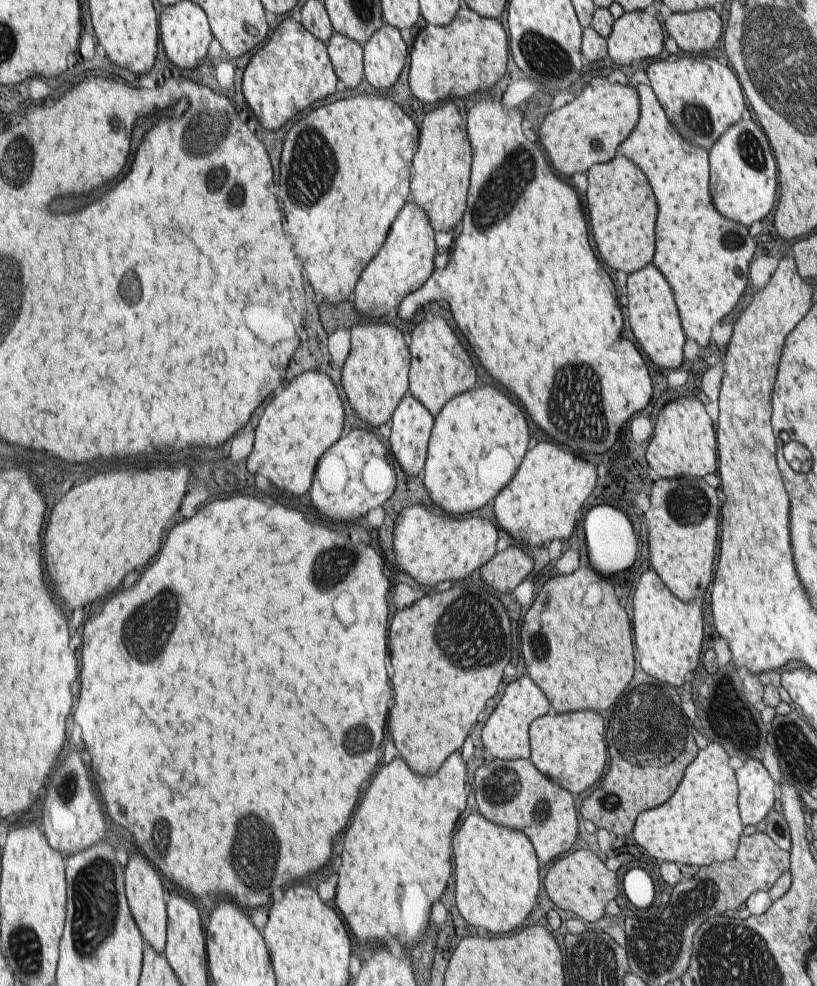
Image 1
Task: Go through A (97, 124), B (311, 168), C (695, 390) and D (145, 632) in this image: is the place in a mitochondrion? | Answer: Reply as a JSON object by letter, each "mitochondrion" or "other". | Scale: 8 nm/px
{"A":"other","B":"mitochondrion","C":"other","D":"mitochondrion"}

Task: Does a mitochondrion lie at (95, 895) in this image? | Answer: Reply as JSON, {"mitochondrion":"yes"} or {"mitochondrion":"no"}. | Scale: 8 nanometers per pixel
{"mitochondrion":"yes"}

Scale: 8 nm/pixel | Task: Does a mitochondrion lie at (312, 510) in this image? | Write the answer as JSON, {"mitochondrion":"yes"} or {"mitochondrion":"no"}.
{"mitochondrion":"no"}

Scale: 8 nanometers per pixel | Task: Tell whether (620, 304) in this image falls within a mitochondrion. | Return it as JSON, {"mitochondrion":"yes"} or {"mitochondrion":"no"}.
{"mitochondrion":"no"}

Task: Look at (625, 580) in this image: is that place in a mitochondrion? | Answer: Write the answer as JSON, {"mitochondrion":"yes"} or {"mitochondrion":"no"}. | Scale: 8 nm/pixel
{"mitochondrion":"no"}

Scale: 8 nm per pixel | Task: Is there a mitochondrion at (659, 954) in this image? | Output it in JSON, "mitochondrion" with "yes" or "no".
{"mitochondrion":"yes"}

